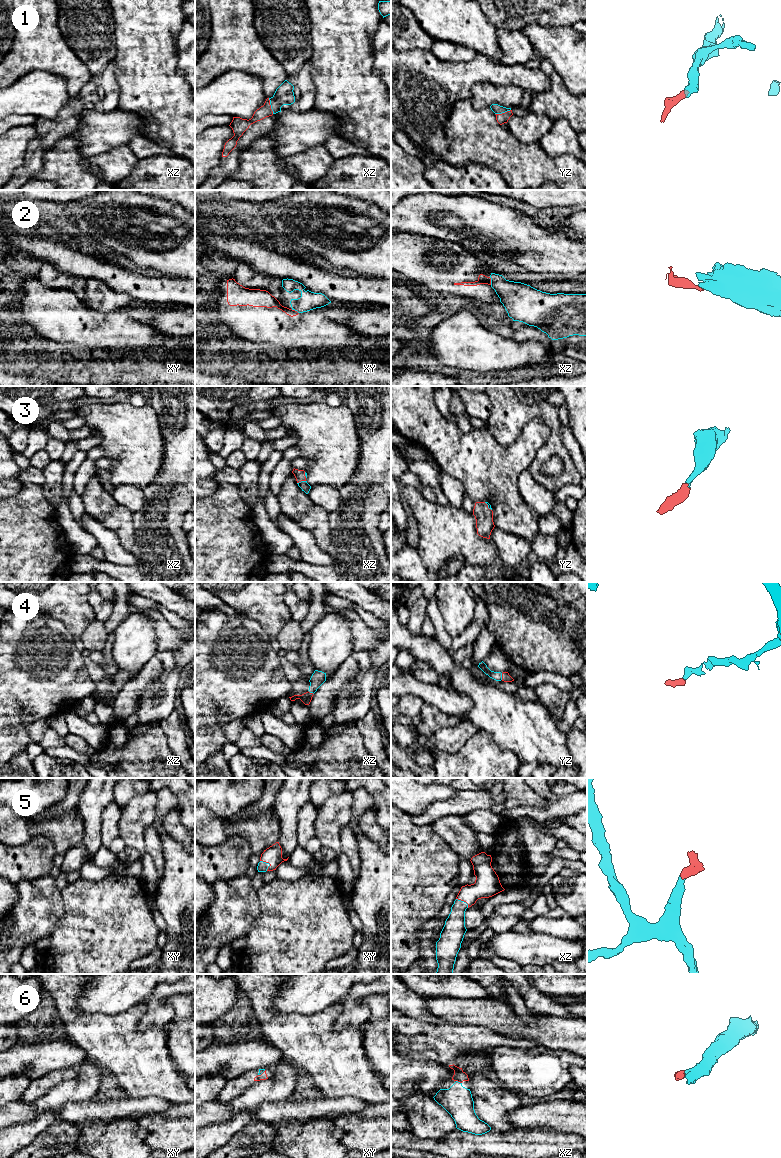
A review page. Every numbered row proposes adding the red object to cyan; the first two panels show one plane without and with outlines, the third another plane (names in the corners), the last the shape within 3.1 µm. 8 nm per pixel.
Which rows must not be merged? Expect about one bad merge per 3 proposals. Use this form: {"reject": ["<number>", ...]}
{"reject": ["2"]}

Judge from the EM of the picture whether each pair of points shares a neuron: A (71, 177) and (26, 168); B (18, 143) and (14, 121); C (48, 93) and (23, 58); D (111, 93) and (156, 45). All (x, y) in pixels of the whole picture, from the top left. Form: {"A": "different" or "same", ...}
{"A": "different", "B": "different", "C": "different", "D": "different"}

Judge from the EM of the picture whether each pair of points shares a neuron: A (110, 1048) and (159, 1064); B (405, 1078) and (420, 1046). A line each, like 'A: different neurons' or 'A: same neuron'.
A: same neuron
B: different neurons

